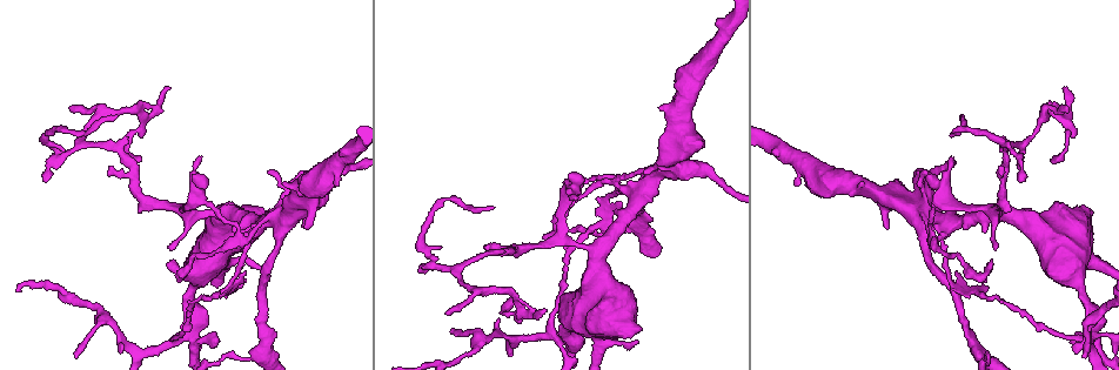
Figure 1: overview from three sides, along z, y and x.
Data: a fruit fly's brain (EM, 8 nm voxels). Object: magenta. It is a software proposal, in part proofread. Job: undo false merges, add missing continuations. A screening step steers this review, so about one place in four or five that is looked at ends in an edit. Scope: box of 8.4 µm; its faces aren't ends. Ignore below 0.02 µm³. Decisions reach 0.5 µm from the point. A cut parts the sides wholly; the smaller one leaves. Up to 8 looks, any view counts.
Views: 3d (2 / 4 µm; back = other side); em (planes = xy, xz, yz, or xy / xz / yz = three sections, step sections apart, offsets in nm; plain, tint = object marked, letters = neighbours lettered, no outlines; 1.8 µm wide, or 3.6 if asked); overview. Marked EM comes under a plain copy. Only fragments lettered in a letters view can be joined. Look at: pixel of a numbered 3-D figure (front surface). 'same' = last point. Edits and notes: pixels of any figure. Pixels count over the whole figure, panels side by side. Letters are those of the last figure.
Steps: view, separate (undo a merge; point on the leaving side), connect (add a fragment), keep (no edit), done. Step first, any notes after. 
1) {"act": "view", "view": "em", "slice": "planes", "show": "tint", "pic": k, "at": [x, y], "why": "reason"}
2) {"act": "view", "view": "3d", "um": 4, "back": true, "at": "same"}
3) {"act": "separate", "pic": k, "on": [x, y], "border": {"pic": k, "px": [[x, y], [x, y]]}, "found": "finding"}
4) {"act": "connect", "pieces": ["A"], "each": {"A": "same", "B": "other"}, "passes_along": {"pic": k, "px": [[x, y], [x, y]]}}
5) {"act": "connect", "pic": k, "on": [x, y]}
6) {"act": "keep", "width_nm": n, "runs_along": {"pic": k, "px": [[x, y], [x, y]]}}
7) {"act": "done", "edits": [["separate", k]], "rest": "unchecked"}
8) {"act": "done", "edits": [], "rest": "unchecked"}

{"act": "view", "view": "3d", "um": 4, "pic": 1, "at": [193, 328], "why": "sudden change in width"}

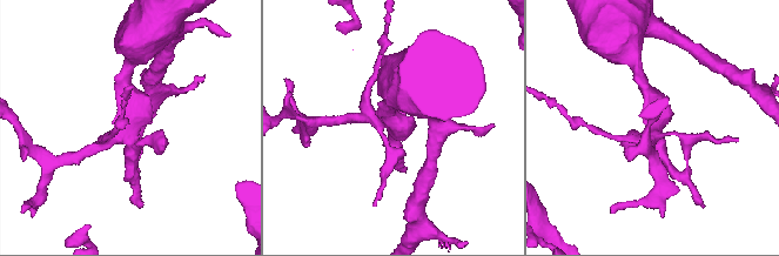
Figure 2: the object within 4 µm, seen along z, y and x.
{"act": "view", "view": "em", "um": 3.6, "slice": "planes", "show": "letters", "pic": 2, "at": [128, 127]}

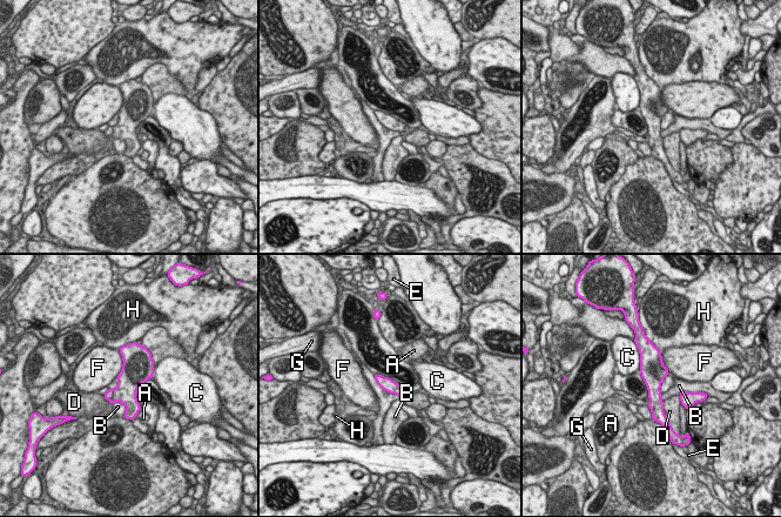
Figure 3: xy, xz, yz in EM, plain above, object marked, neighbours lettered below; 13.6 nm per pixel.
{"act": "separate", "pic": 3, "on": [108, 395], "longest_contact_nm": ["F", 360], "each": {"A": "other", "B": "other", "C": "other", "D": "other", "E": "other", "F": "other", "G": "other", "H": "other"}, "border": {"pic": 3, "px": [[113, 390], [108, 398]]}, "found": "two neurons meet here"}

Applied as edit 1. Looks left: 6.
{"act": "view", "view": "3d", "um": 4, "pic": 1, "at": [887, 227], "why": "an open end"}

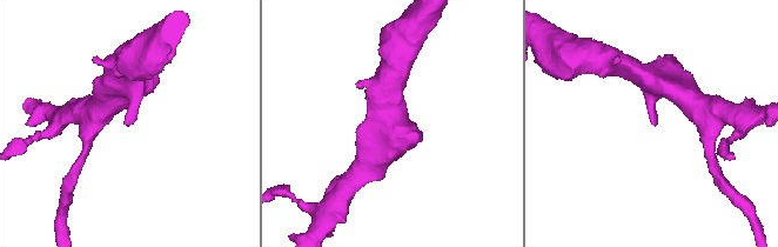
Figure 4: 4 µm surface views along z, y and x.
{"act": "view", "view": "em", "slice": "xy", "step": 4, "show": "letters", "pic": 4, "at": [651, 124], "why": "need the tissue"}

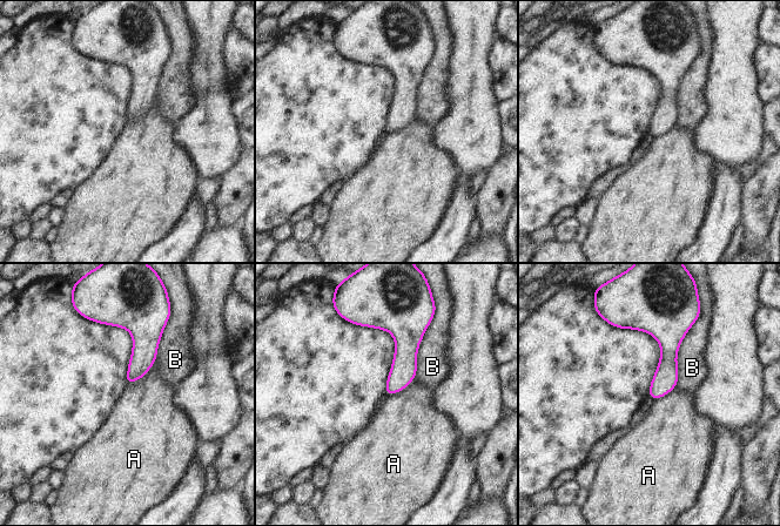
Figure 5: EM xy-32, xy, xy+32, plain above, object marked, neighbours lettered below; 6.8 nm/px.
{"act": "keep", "each": {"A": "other", "B": "other"}, "found": "no lettered fragment goes on from it"}

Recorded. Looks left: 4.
{"act": "done", "edits": [["separate", 3]], "rest": "unchecked"}

